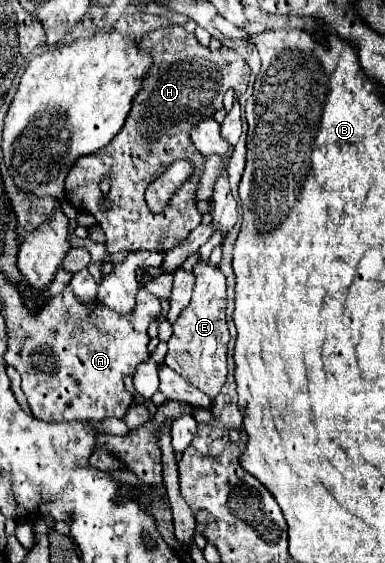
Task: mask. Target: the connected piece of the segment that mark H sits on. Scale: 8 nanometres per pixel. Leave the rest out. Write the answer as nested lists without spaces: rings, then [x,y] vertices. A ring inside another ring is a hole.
[[[181,25],[161,27],[143,37],[145,49],[149,37],[149,53],[157,53],[153,55],[155,65],[147,73],[145,85],[133,101],[133,109],[121,133],[117,133],[117,137],[105,149],[79,157],[65,179],[65,199],[71,201],[73,207],[85,209],[97,217],[99,227],[107,235],[109,253],[141,249],[165,253],[181,243],[185,235],[201,223],[201,213],[195,207],[195,189],[203,169],[203,155],[193,149],[189,129],[193,129],[197,121],[203,121],[205,117],[211,117],[215,111],[223,109],[223,97],[233,85],[247,85],[249,81],[249,65],[245,65],[245,61],[233,49],[221,47],[219,51],[209,51]],[[179,159],[193,161],[193,167],[197,167],[193,171],[193,179],[187,179],[175,191],[171,201],[165,205],[165,215],[151,213],[143,197],[147,185]],[[103,179],[111,179],[111,209],[107,213],[99,209],[99,183]]]

